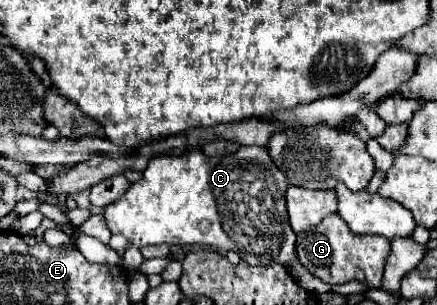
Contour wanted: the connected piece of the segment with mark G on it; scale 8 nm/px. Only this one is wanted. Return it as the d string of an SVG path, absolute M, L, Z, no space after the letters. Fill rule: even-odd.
M337 213L327 215L317 227L297 235L297 257L301 265L331 285L343 285L351 279L357 279L377 289L383 279L383 265L389 249L389 239L383 235L355 235Z

